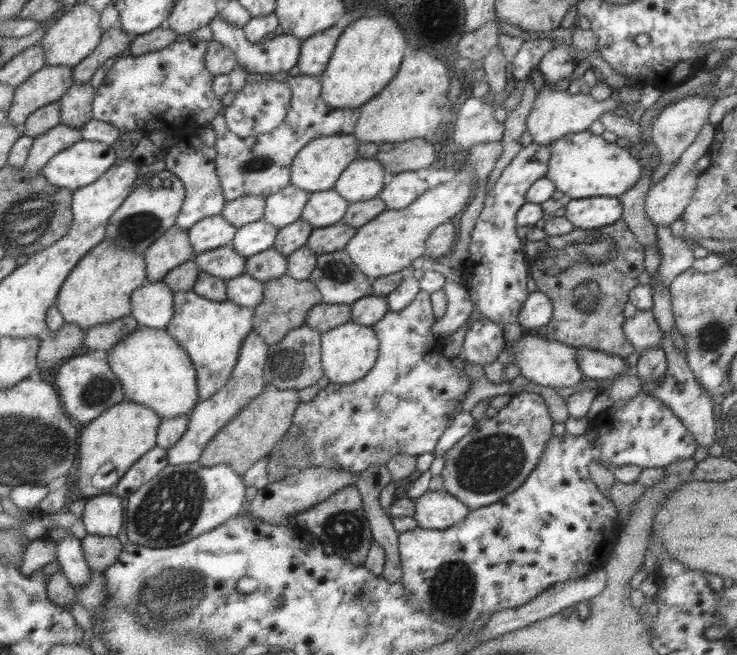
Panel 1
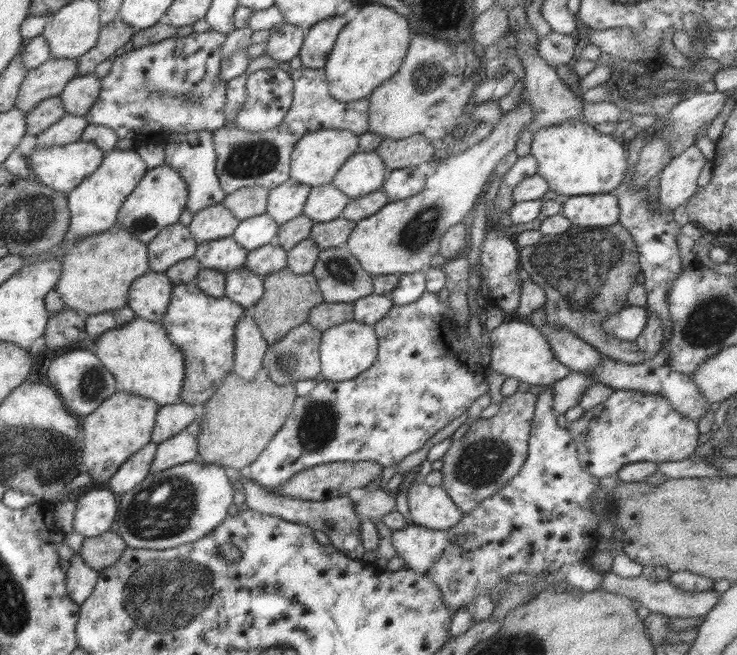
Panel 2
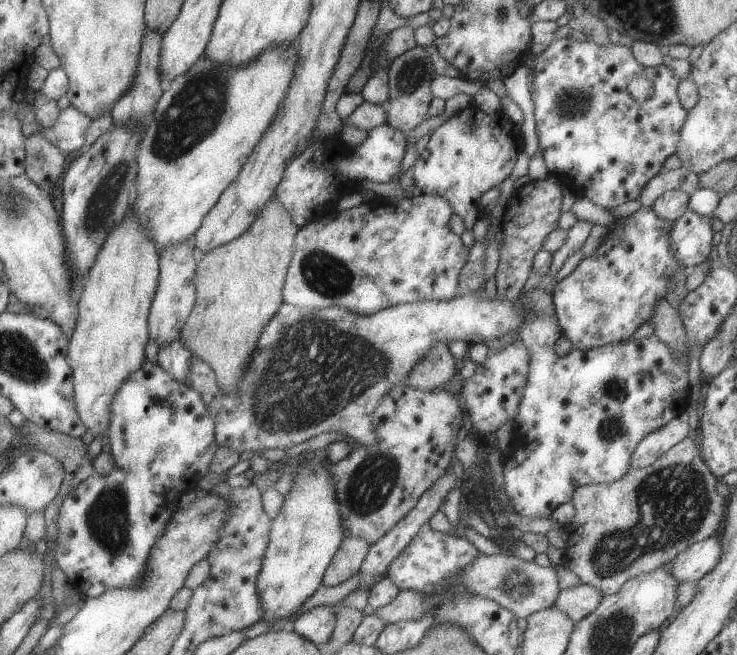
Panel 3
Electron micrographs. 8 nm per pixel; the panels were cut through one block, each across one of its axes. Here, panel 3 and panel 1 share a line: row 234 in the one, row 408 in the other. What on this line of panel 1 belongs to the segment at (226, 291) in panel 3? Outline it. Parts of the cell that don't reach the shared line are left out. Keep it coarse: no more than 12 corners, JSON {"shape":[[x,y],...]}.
{"shape":[[266,383],[198,464],[242,476],[291,426],[297,390]]}

